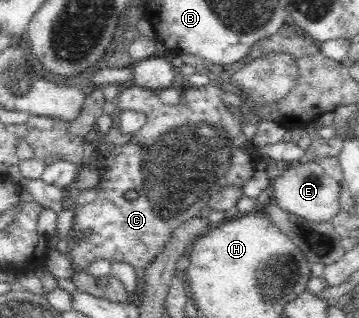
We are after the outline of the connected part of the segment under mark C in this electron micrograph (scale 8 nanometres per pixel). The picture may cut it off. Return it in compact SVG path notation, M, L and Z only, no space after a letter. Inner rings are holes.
M272 52L237 68L229 76L229 81L248 97L241 99L242 104L239 106L242 120L228 112L227 105L223 103L222 87L211 82L203 86L188 88L180 95L180 102L175 106L163 104L154 90L132 83L121 87L117 97L112 100L115 106L111 115L113 125L99 150L97 164L101 176L98 185L99 193L94 201L73 210L71 243L67 252L71 266L77 271L84 270L98 259L105 259L111 264L116 262L133 264L137 274L137 296L143 296L145 268L153 258L157 257L157 254L161 253L173 231L182 222L196 217L199 210L207 206L209 198L225 186L244 189L245 184L252 178L262 156L258 154L257 146L251 140L246 139L242 129L245 125L258 125L263 121L259 115L259 108L281 101L296 87L298 76L299 65L294 56L272 54ZM126 110L135 110L147 115L146 124L132 136L122 136L119 130L120 114ZM128 191L135 191L137 197L126 198Z

